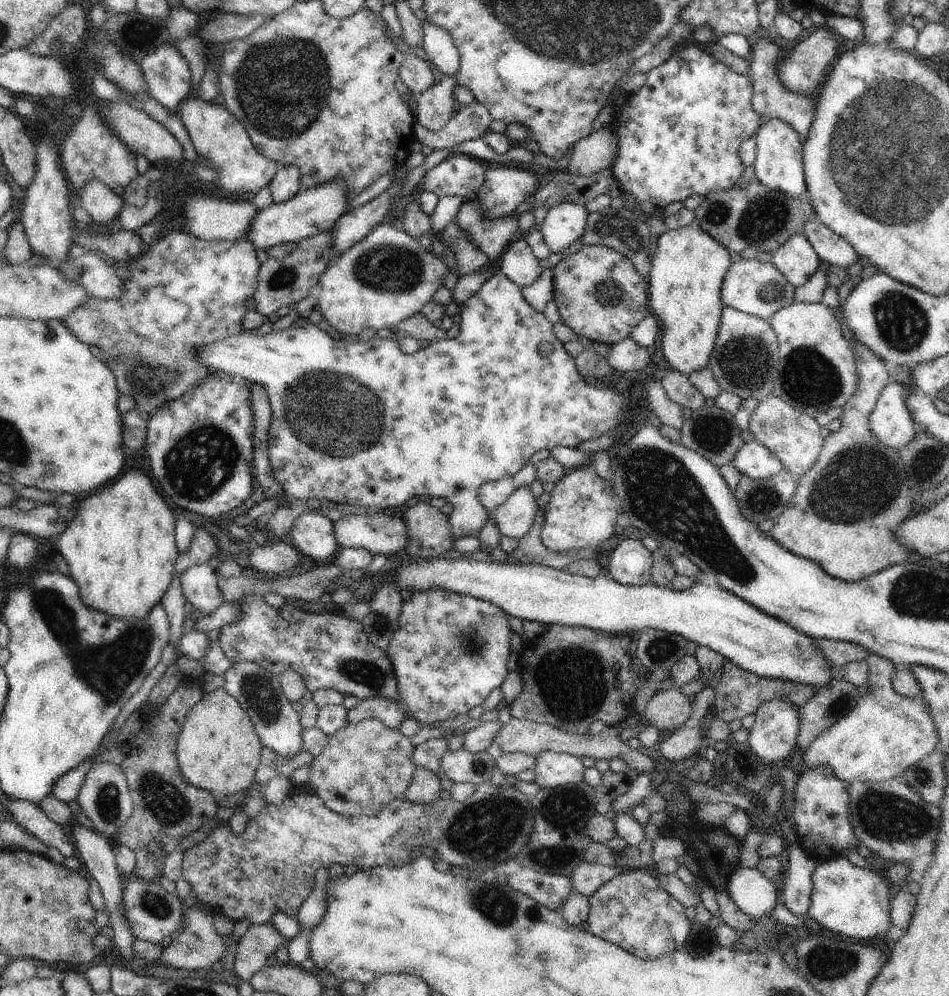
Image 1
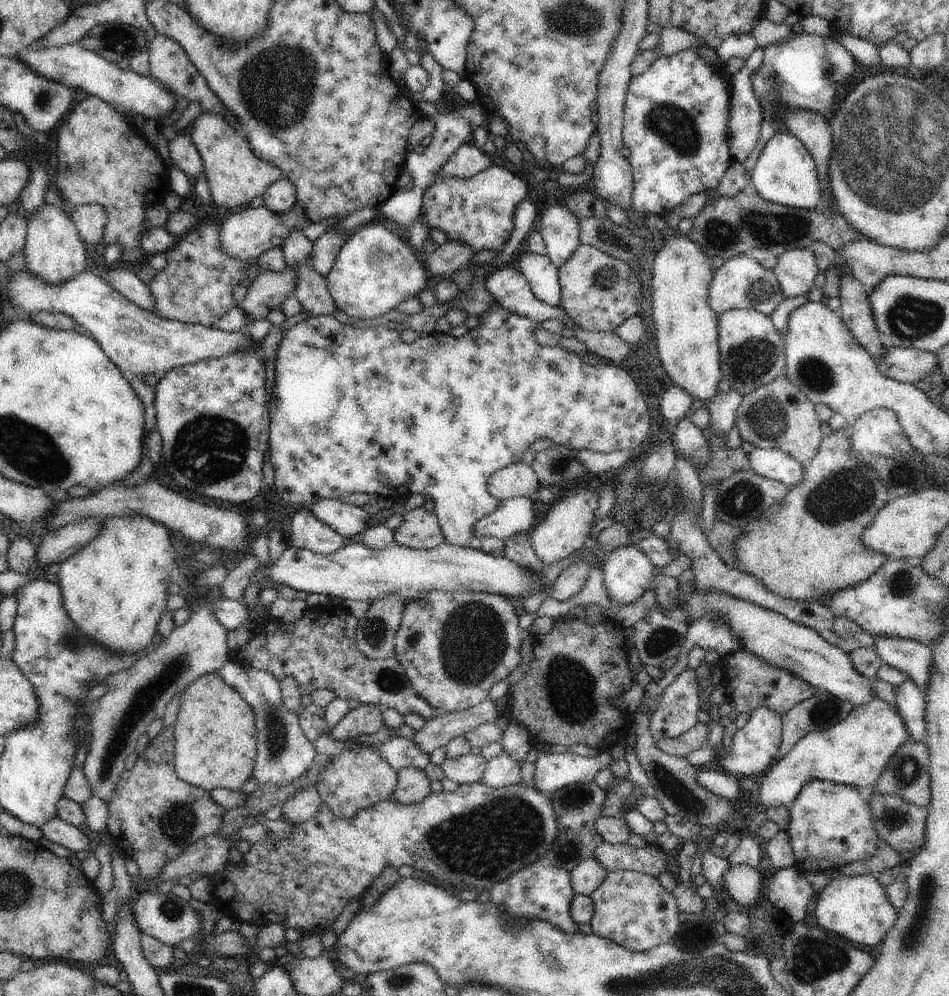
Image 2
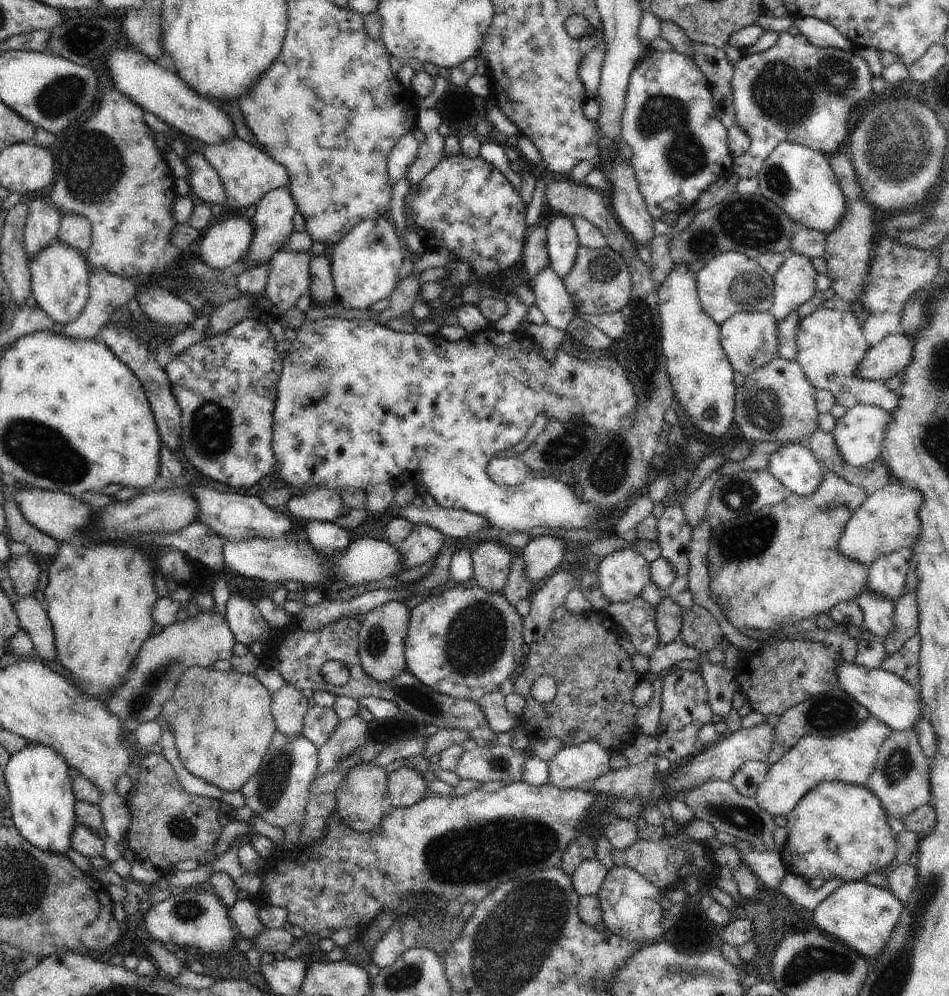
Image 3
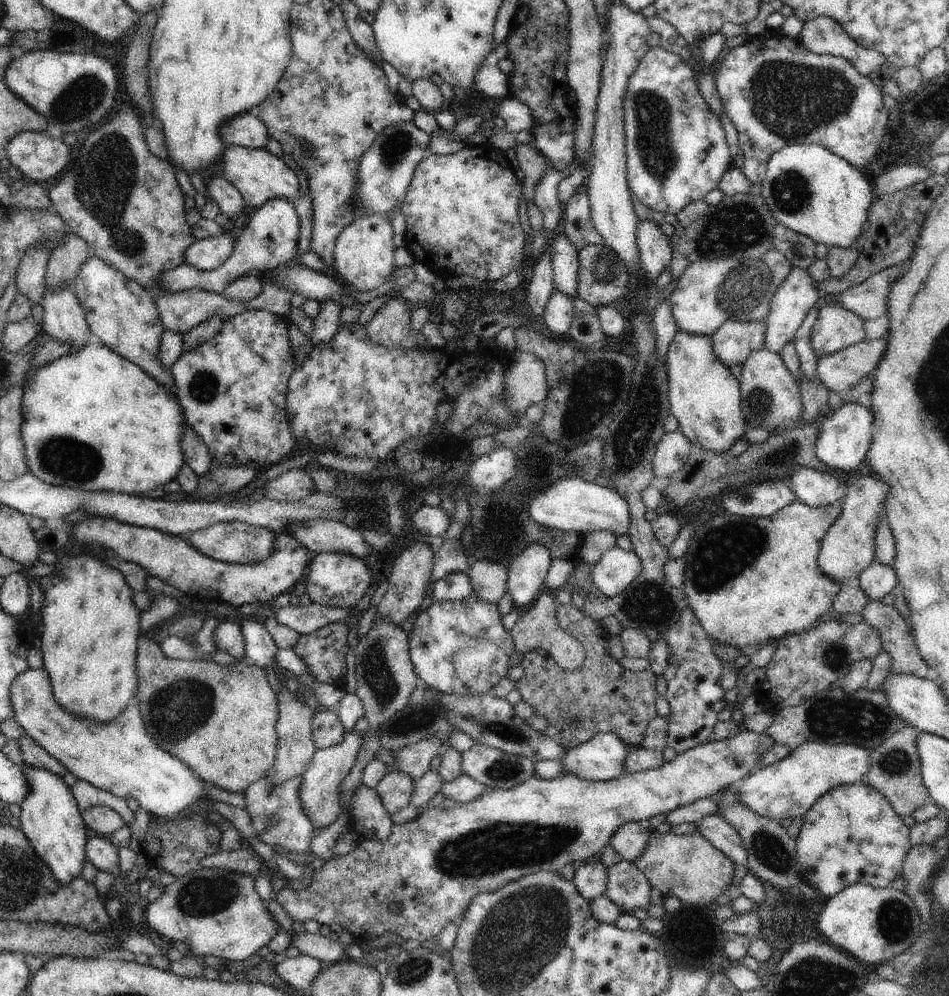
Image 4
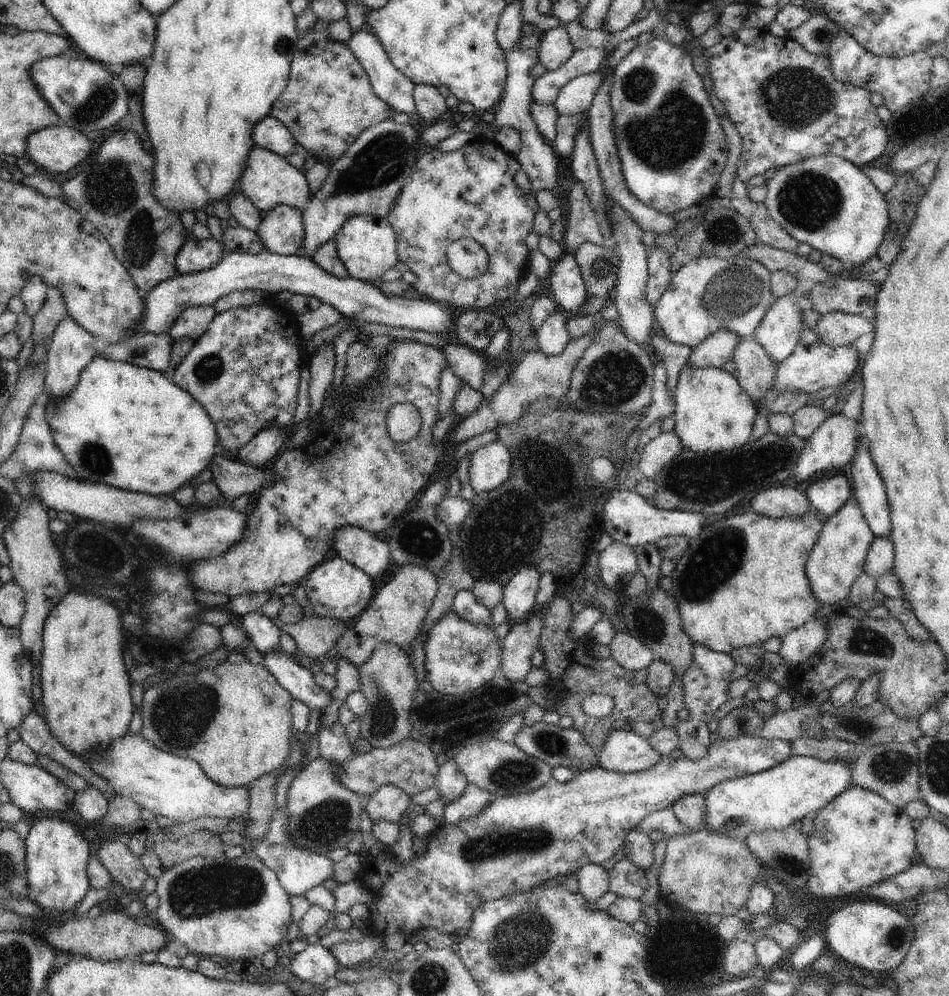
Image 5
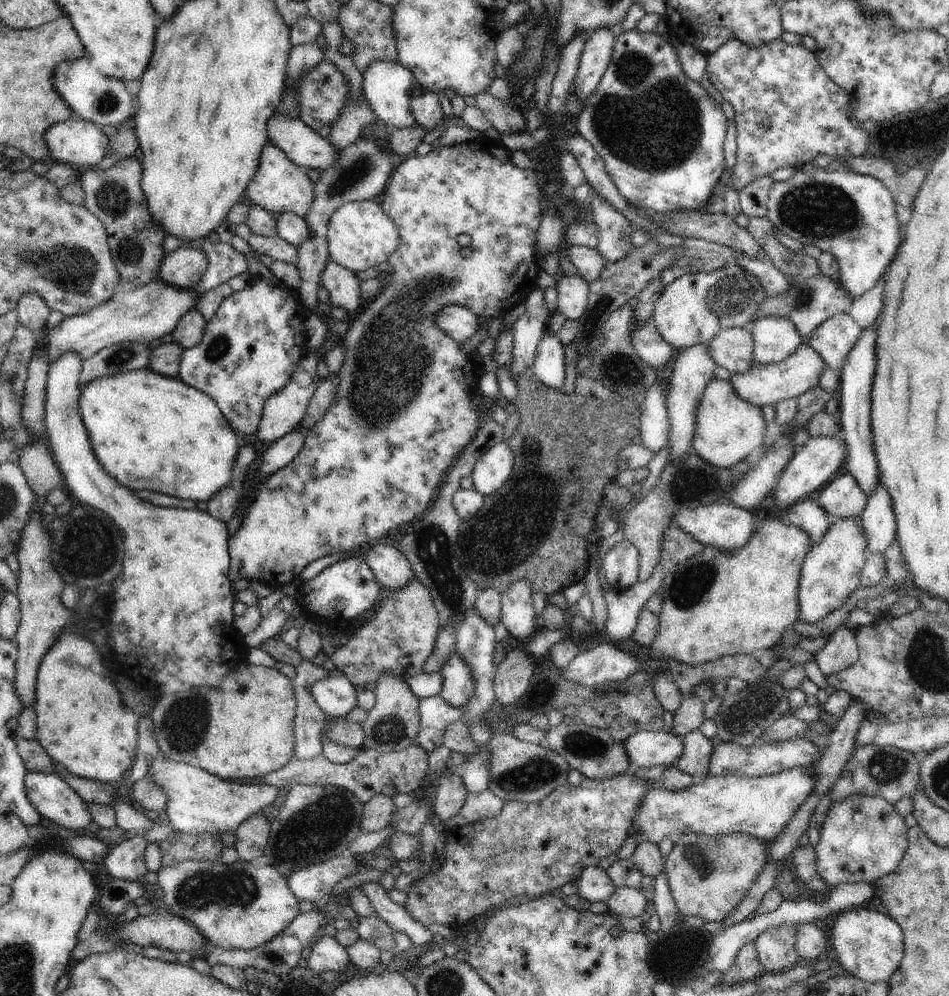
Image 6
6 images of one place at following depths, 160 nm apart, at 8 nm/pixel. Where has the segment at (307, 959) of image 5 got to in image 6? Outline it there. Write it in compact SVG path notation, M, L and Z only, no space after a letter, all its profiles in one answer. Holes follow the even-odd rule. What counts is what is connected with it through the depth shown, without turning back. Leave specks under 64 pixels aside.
M324 935L314 941L307 966L314 974L322 974L328 970L342 973L351 964L345 947L334 937Z

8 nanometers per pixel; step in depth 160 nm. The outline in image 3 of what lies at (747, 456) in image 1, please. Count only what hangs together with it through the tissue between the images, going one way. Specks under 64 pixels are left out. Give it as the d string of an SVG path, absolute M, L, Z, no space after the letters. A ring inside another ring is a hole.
M798 443L782 445L768 460L768 470L793 493L808 496L823 481L823 470L814 454Z

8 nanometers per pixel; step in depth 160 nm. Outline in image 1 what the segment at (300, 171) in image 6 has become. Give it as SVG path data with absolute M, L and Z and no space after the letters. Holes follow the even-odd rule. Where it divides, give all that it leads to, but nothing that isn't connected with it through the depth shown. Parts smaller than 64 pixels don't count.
M197 94L188 95L178 104L178 116L184 123L196 153L209 160L217 170L216 184L225 192L236 192L239 197L252 197L269 186L280 166L259 154L242 124L224 106L204 102Z

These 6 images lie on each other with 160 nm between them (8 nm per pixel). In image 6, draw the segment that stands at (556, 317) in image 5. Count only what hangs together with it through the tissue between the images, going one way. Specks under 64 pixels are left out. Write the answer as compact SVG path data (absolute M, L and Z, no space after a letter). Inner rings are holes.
M546 333L540 341L533 362L533 373L547 387L562 388L565 379L565 346L557 333Z

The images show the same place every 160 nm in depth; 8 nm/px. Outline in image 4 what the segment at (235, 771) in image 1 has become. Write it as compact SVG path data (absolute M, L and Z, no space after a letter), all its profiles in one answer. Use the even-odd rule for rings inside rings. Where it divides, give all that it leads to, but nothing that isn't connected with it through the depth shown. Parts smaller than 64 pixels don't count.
M140 636L138 638L138 674L137 679L137 698L139 700L138 707L142 715L146 732L156 741L159 747L162 747L166 752L179 758L188 768L191 768L198 777L210 786L217 786L228 792L242 792L254 782L258 782L263 776L266 776L270 769L273 768L278 748L278 737L275 729L276 721L278 720L277 711L277 695L268 683L268 676L263 668L258 665L251 664L247 660L239 661L236 664L220 665L212 661L201 660L184 660L168 658L159 644Z

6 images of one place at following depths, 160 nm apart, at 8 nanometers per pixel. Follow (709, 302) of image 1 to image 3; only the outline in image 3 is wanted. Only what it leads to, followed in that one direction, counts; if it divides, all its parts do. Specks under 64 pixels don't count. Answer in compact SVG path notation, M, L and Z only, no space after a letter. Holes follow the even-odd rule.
M675 263L674 268L672 268L672 270L668 272L666 278L664 278L664 281L660 284L657 284L658 286L657 303L659 306L658 310L661 318L661 337L662 337L661 347L665 354L667 375L668 378L670 379L670 382L672 383L673 393L679 400L680 404L682 405L682 408L684 408L684 410L687 412L690 418L692 418L695 427L699 428L702 434L708 434L708 436L716 436L716 438L718 438L719 436L722 436L725 432L727 432L729 426L733 422L734 407L735 407L735 392L737 388L733 383L734 370L732 368L732 365L730 364L730 361L727 359L726 353L723 351L723 348L721 347L720 344L719 325L717 325L706 314L706 312L702 310L702 305L697 295L696 281L697 281L697 274L696 269L694 267L691 267L686 263ZM711 408L712 410L714 410L714 414L716 414L714 418L712 418L712 416L708 416L708 410L710 410Z

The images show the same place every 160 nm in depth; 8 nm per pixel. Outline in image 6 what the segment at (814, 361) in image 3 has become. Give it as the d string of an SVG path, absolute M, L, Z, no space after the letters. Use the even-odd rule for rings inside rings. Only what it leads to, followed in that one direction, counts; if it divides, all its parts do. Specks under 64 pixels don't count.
M849 312L840 313L820 324L808 337L808 343L822 355L828 368L840 372L860 334L862 326L852 319Z

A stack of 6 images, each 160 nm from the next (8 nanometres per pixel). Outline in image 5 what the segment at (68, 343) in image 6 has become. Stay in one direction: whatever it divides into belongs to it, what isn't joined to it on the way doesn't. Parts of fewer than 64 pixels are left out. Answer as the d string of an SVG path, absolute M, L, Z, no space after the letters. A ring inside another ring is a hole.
M262 251L258 254L225 254L214 268L191 275L180 275L157 284L144 295L146 312L143 321L134 330L135 334L168 333L171 324L182 309L191 306L213 305L222 295L240 289L262 290L262 292L291 292L294 295L316 297L330 304L344 317L356 319L360 324L377 322L388 326L413 328L426 332L448 334L450 325L455 325L456 310L442 309L438 302L422 297L386 296L375 286L352 277L338 278L320 268L310 257L284 256Z

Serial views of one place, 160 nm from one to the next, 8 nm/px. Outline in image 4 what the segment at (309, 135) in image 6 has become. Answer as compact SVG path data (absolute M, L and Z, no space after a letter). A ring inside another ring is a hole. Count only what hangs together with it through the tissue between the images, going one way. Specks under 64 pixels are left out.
M242 112L228 120L224 126L218 128L218 136L224 144L240 144L243 147L265 148L267 134L261 120L256 120L252 114Z

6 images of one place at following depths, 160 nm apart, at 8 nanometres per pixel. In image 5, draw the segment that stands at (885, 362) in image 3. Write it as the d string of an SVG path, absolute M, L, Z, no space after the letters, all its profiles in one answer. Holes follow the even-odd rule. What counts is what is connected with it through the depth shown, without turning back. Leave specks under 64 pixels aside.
M803 323L802 336L798 346L783 363L778 365L777 381L774 383L773 389L769 396L757 406L760 410L767 410L769 403L774 402L782 391L804 391L811 396L823 388L837 391L846 387L846 382L851 381L856 372L856 366L858 366L858 350L856 350L855 343L832 348L819 339L815 329L807 329Z

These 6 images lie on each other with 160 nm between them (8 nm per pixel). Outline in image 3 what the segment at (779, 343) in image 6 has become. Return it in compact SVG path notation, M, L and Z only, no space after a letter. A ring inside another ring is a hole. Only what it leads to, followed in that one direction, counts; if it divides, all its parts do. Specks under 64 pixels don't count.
M792 253L780 265L773 276L773 303L768 312L773 314L779 323L792 309L798 309L804 302L814 296L816 289L816 270L811 258L806 255Z

